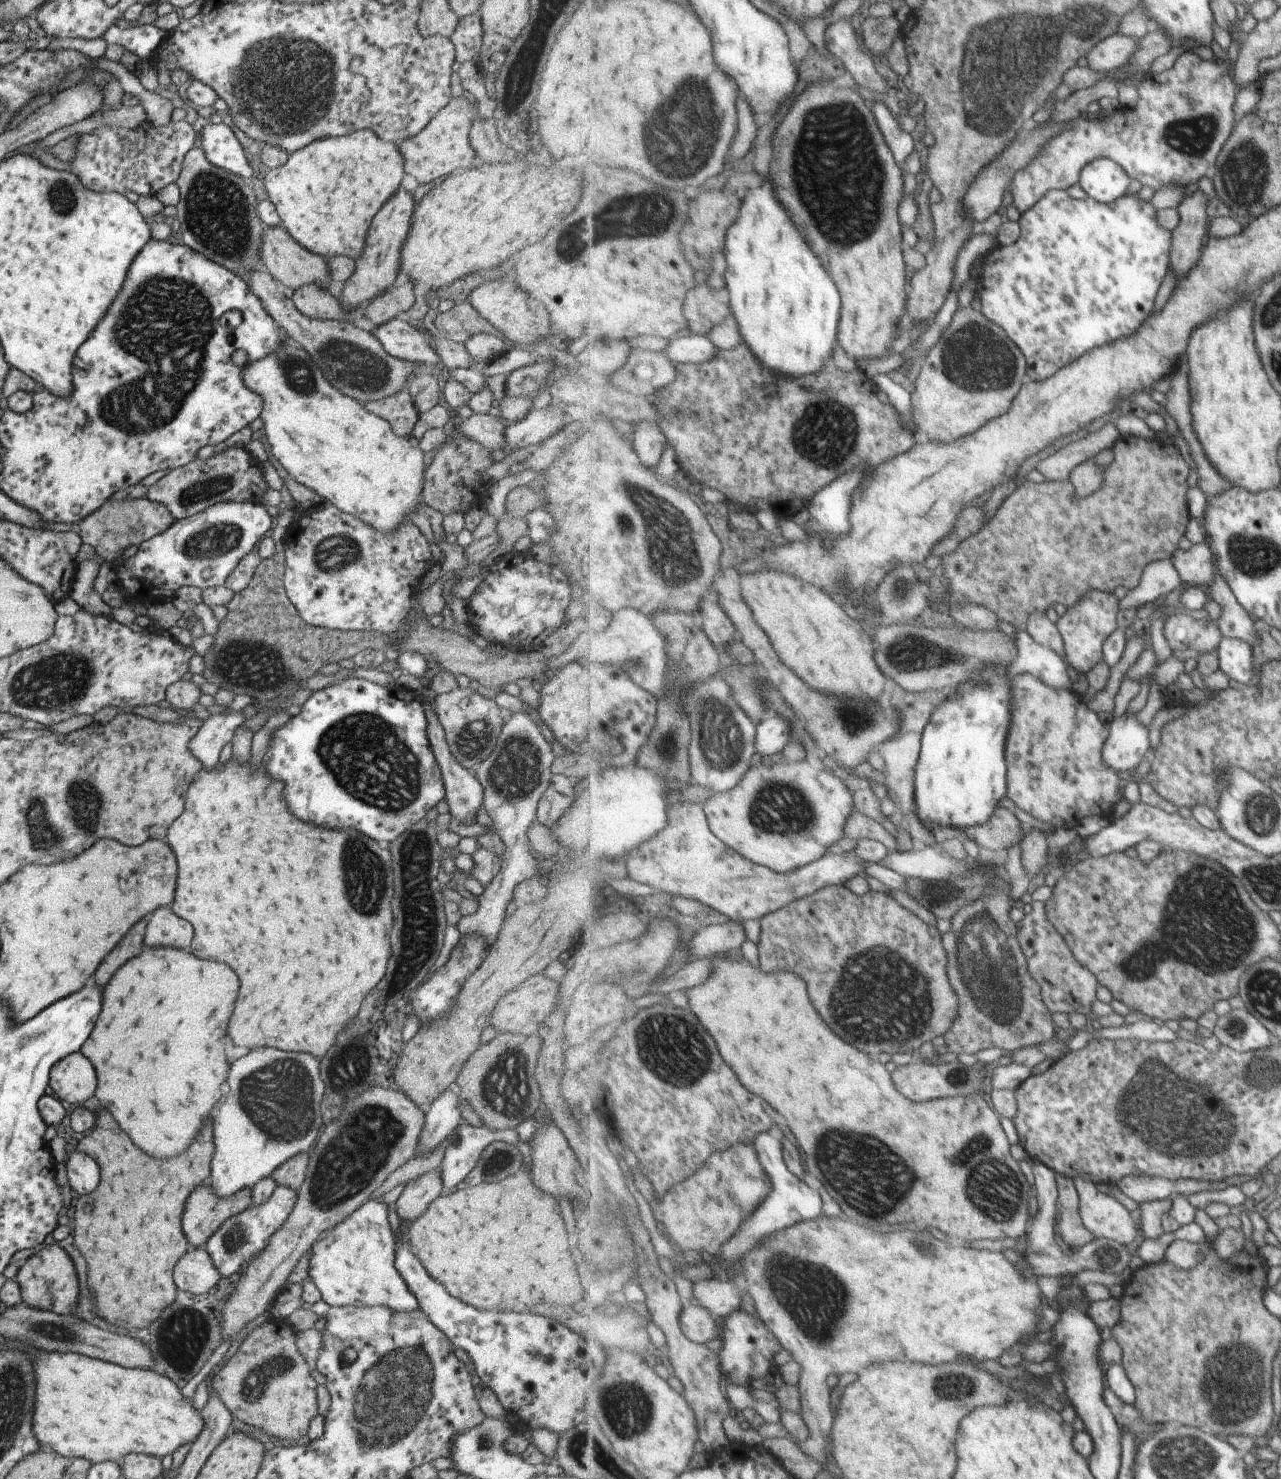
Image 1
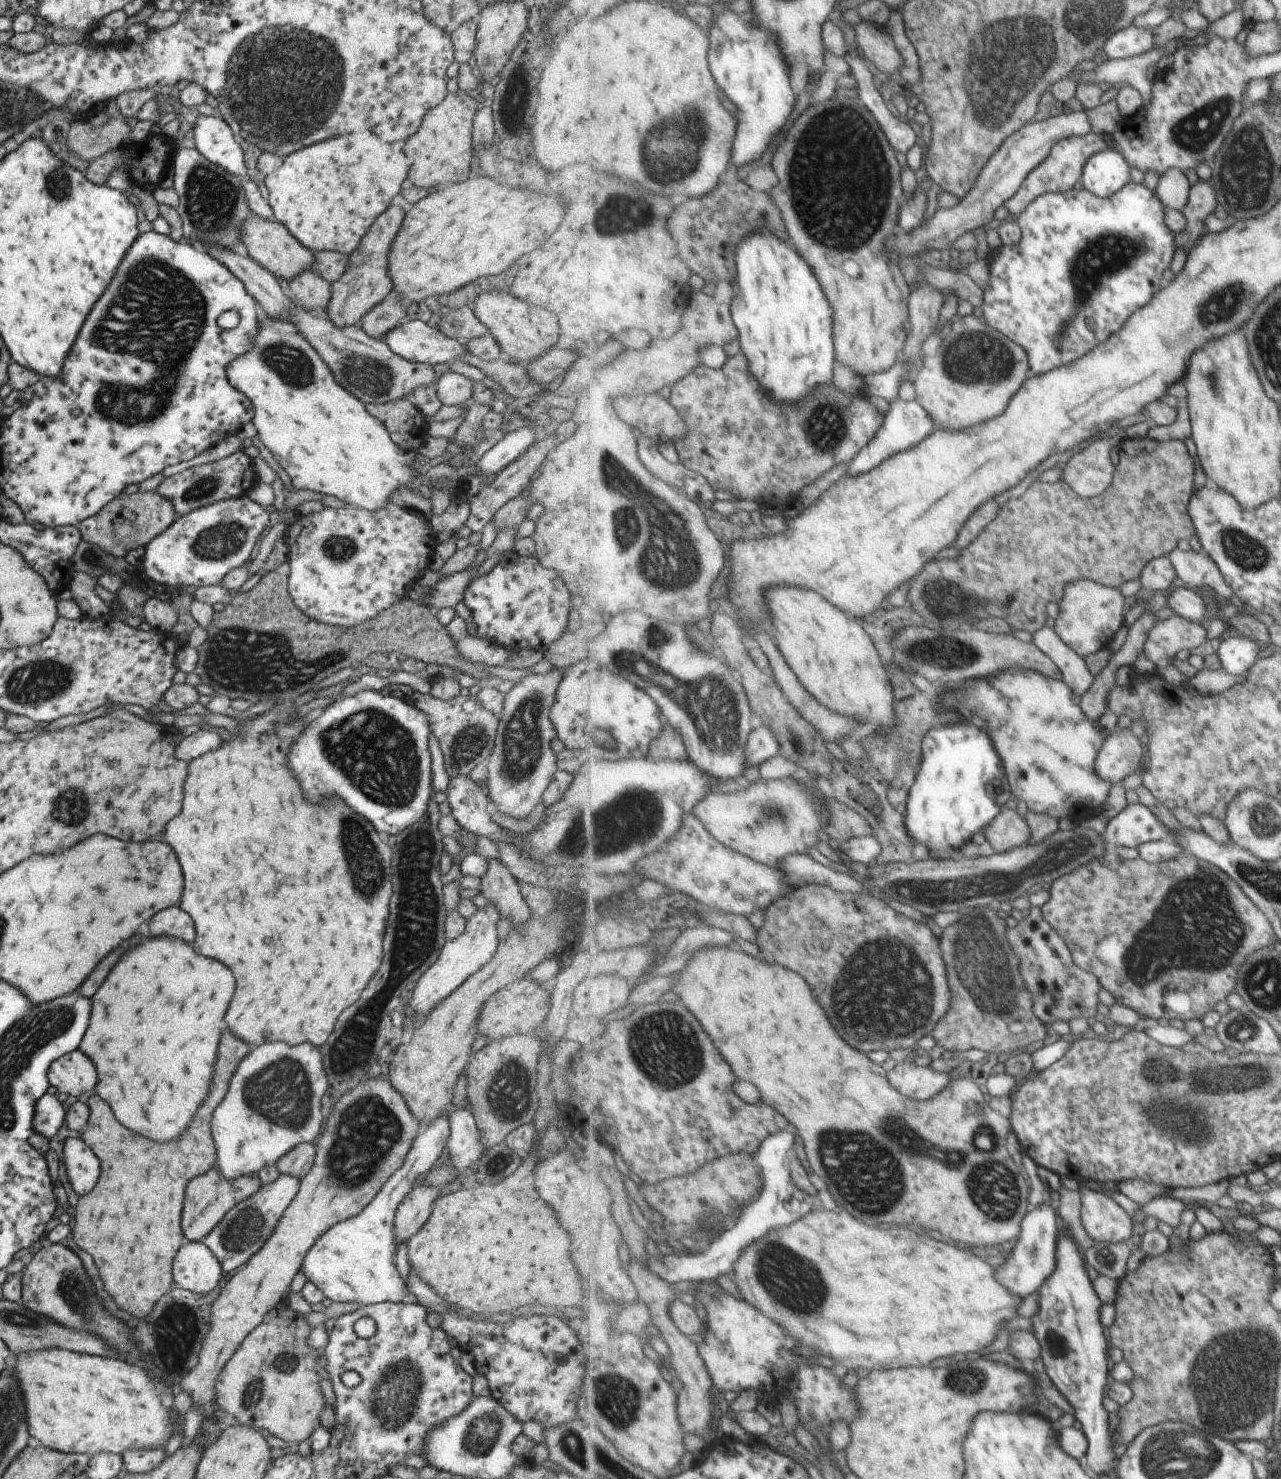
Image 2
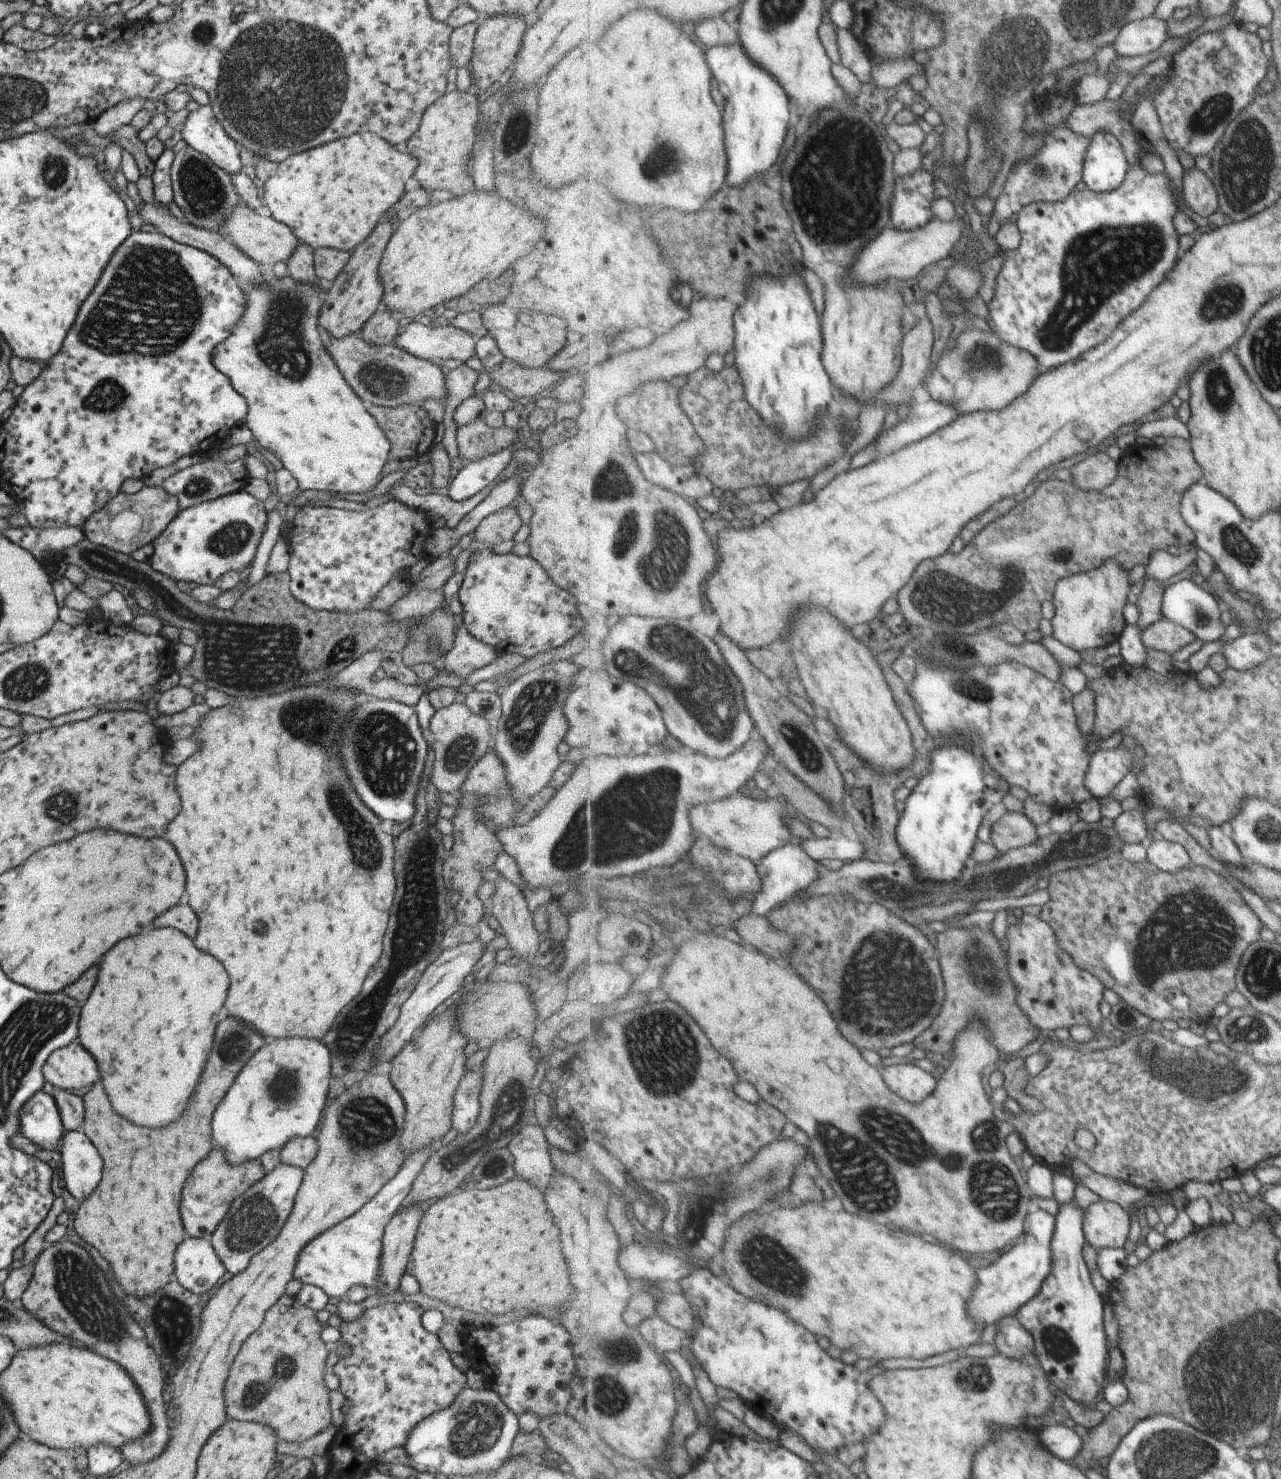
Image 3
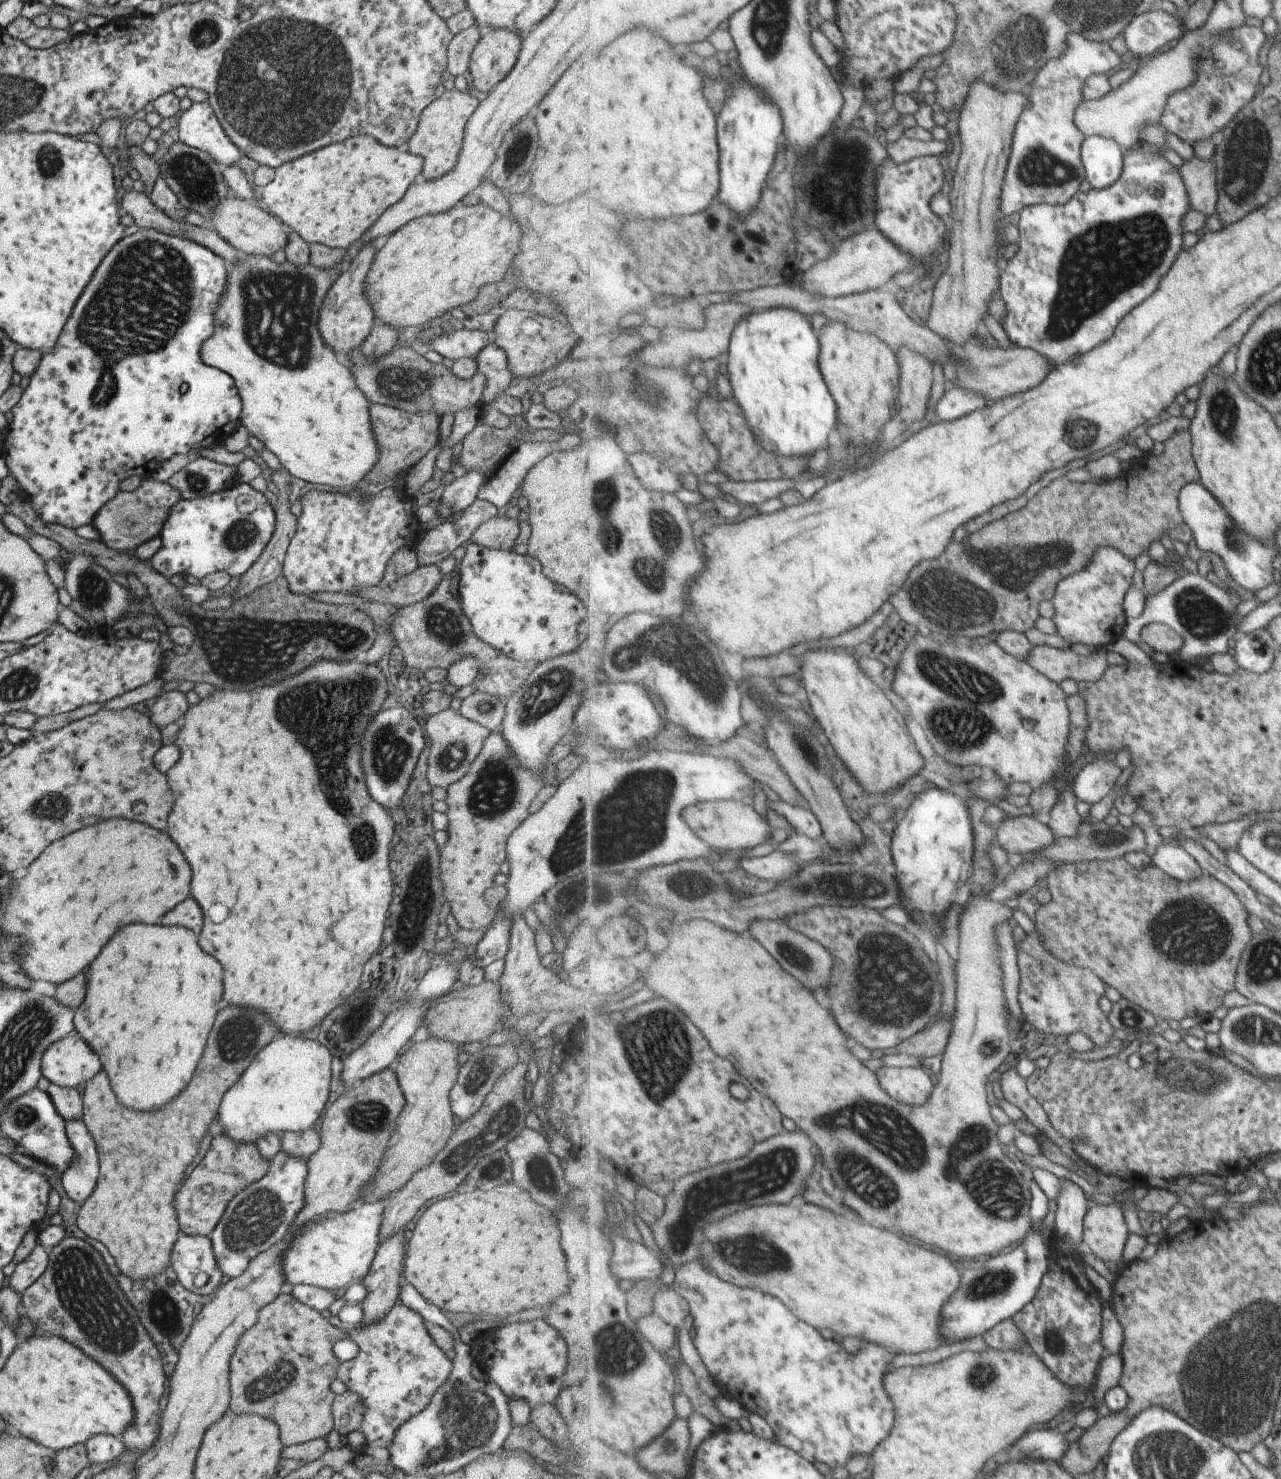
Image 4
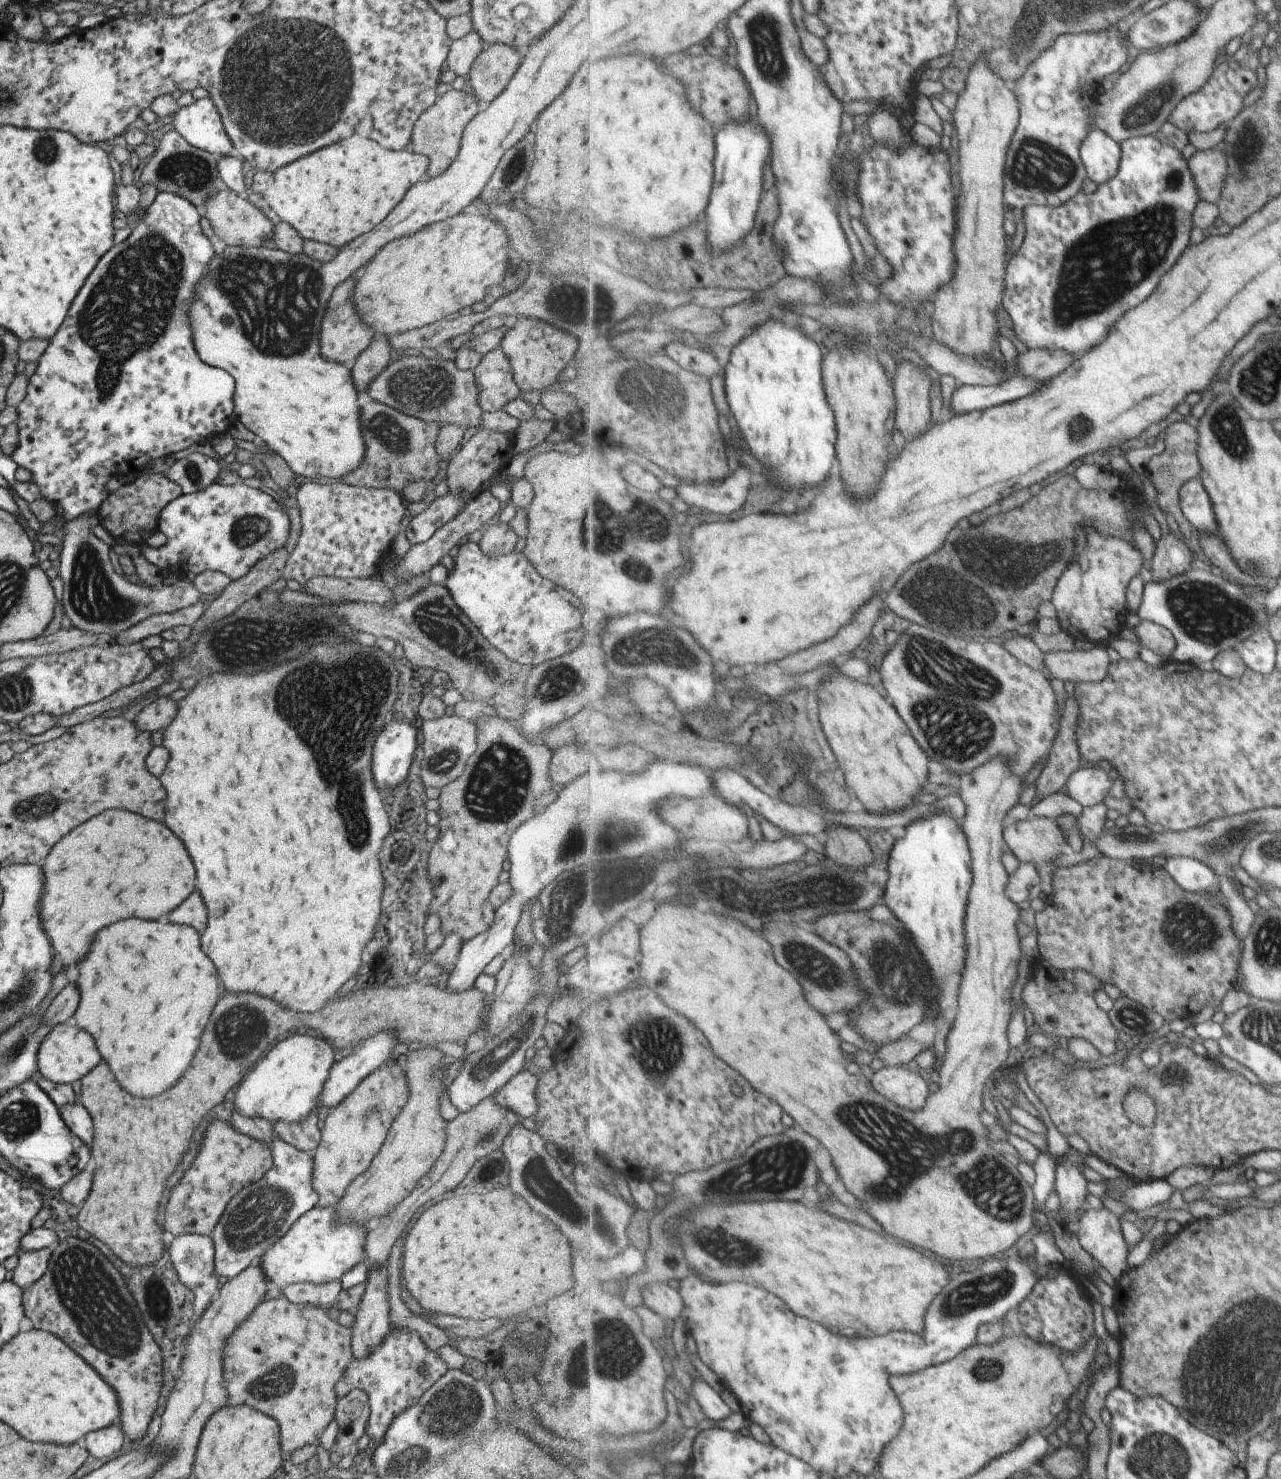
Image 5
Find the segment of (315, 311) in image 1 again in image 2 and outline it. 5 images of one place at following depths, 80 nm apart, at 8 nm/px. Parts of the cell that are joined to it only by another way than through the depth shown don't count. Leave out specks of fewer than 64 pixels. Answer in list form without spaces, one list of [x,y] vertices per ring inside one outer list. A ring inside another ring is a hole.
[[[303,269],[288,280],[288,297],[299,308],[309,311],[312,308],[324,308],[329,297],[330,283],[323,280],[315,270]]]

